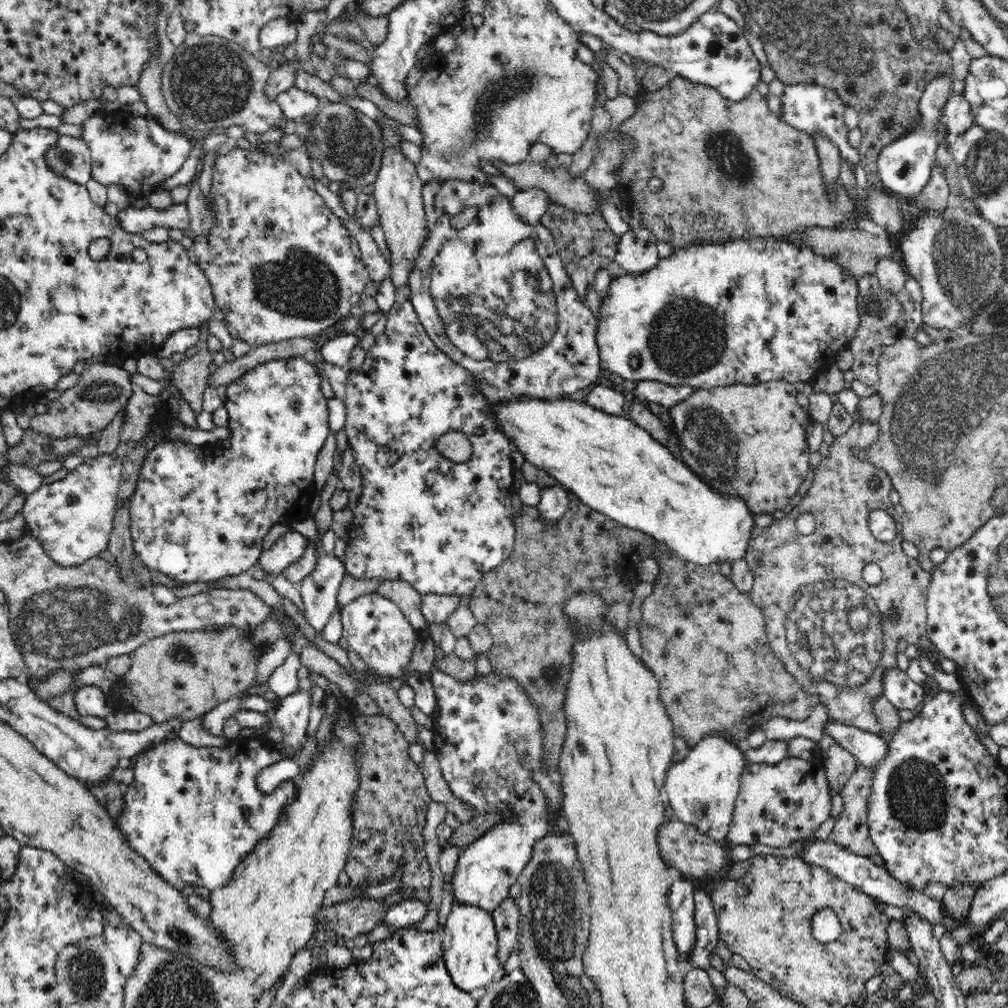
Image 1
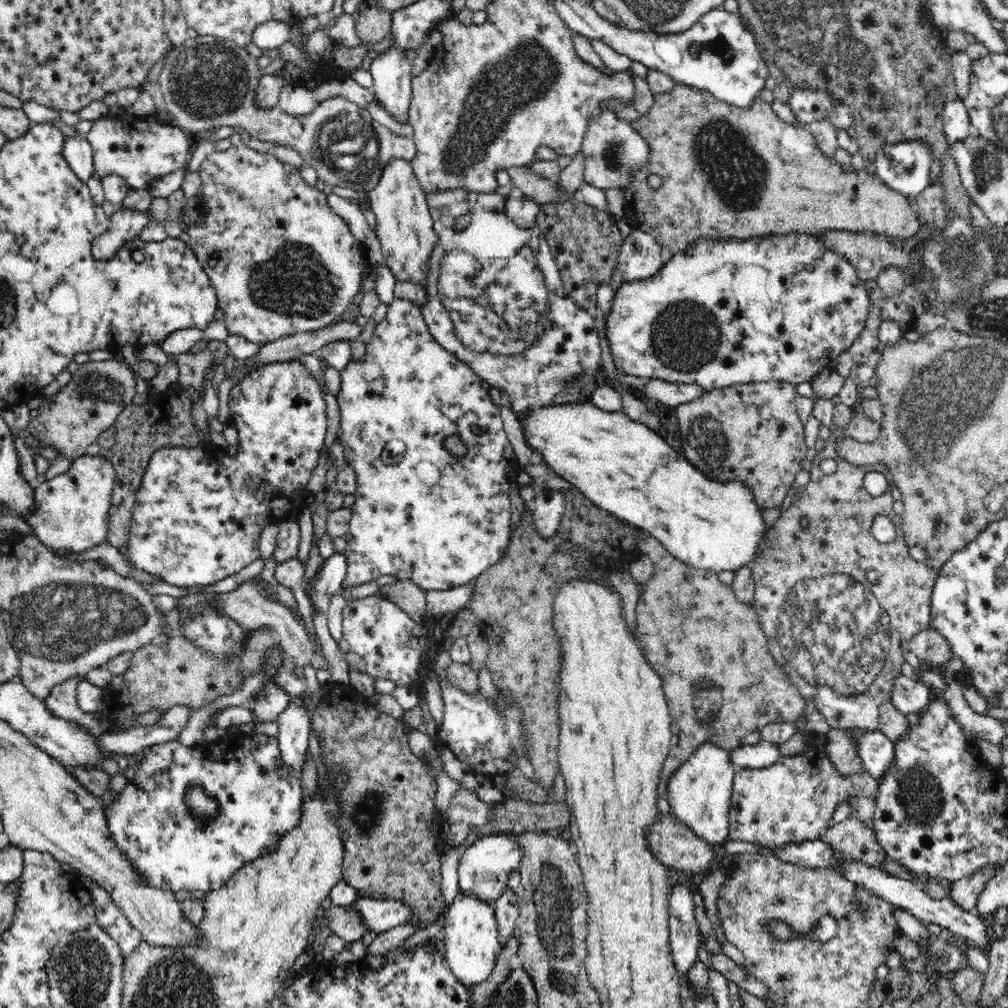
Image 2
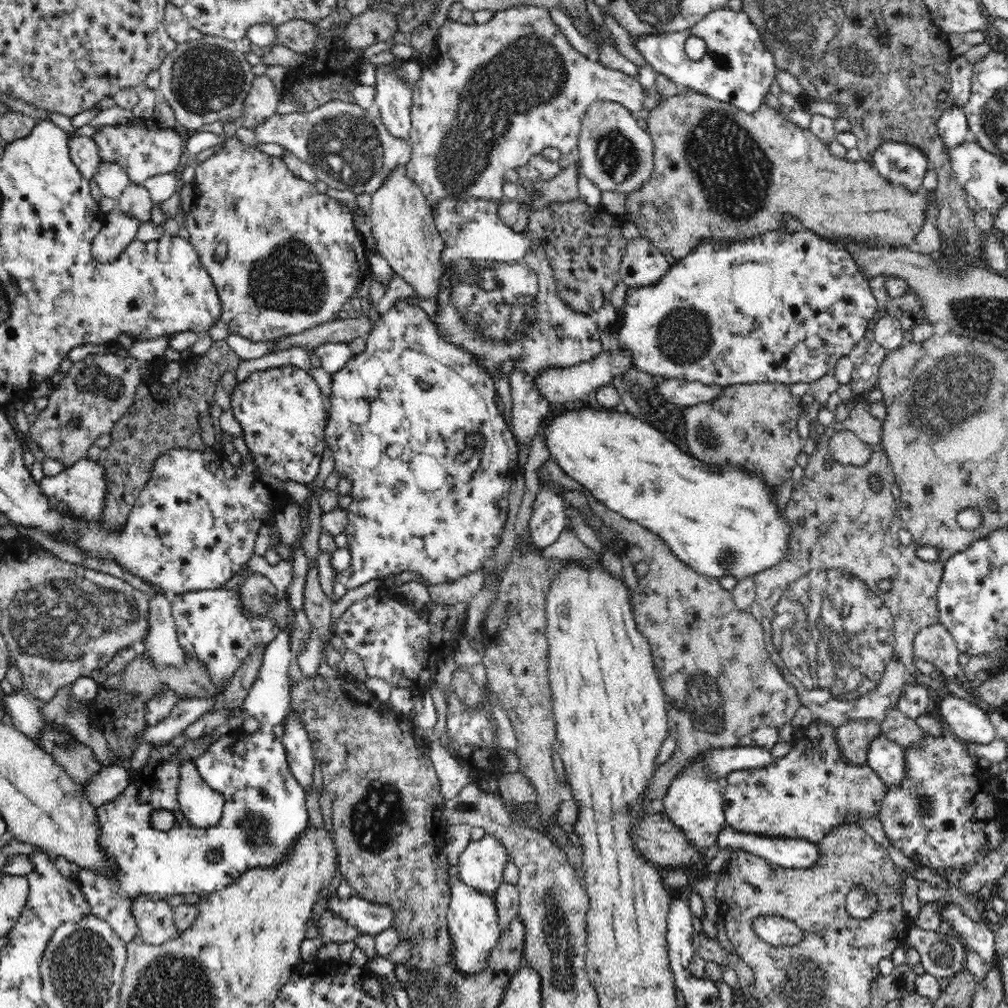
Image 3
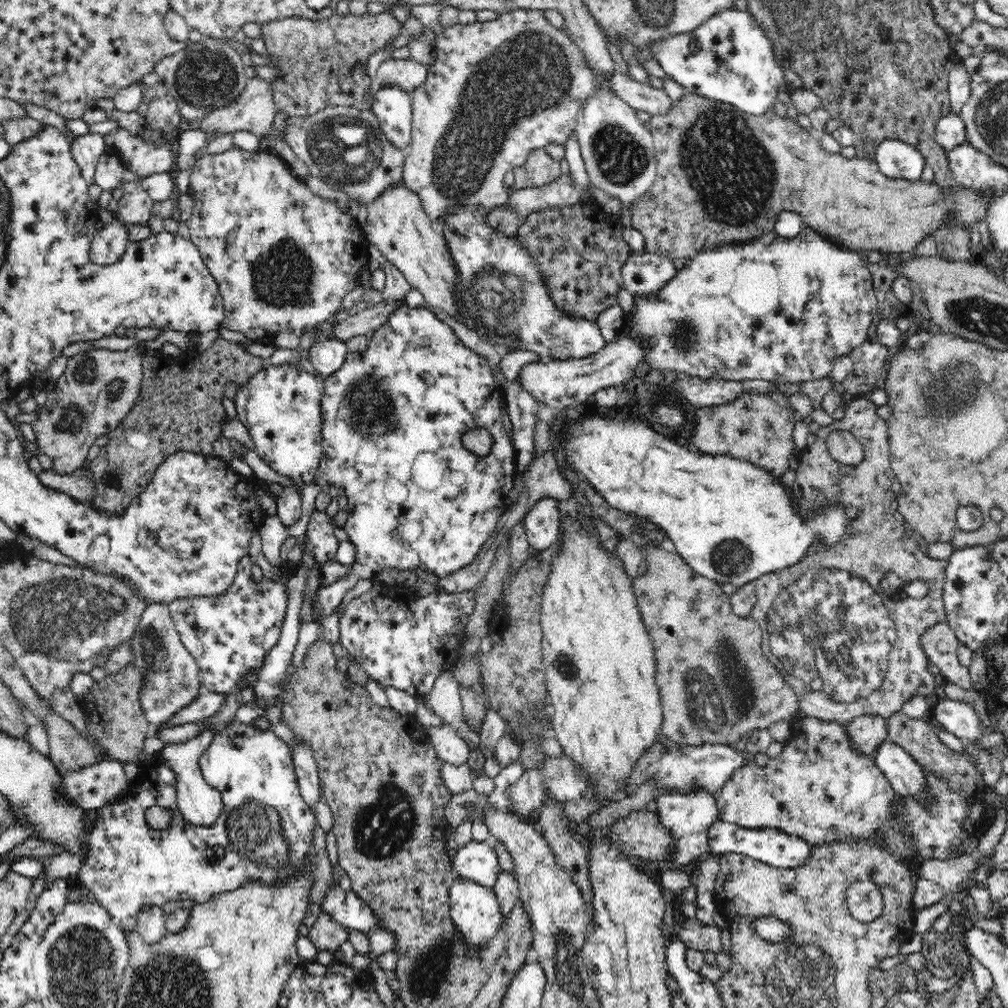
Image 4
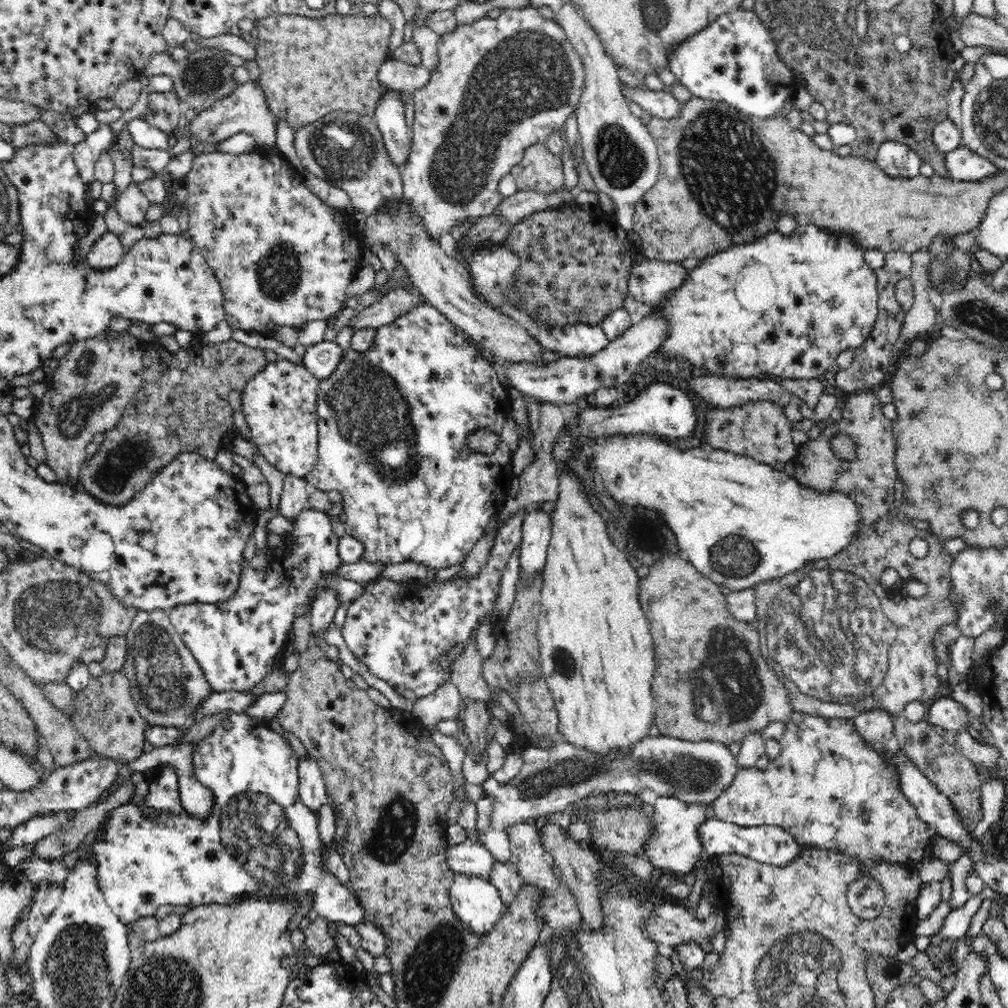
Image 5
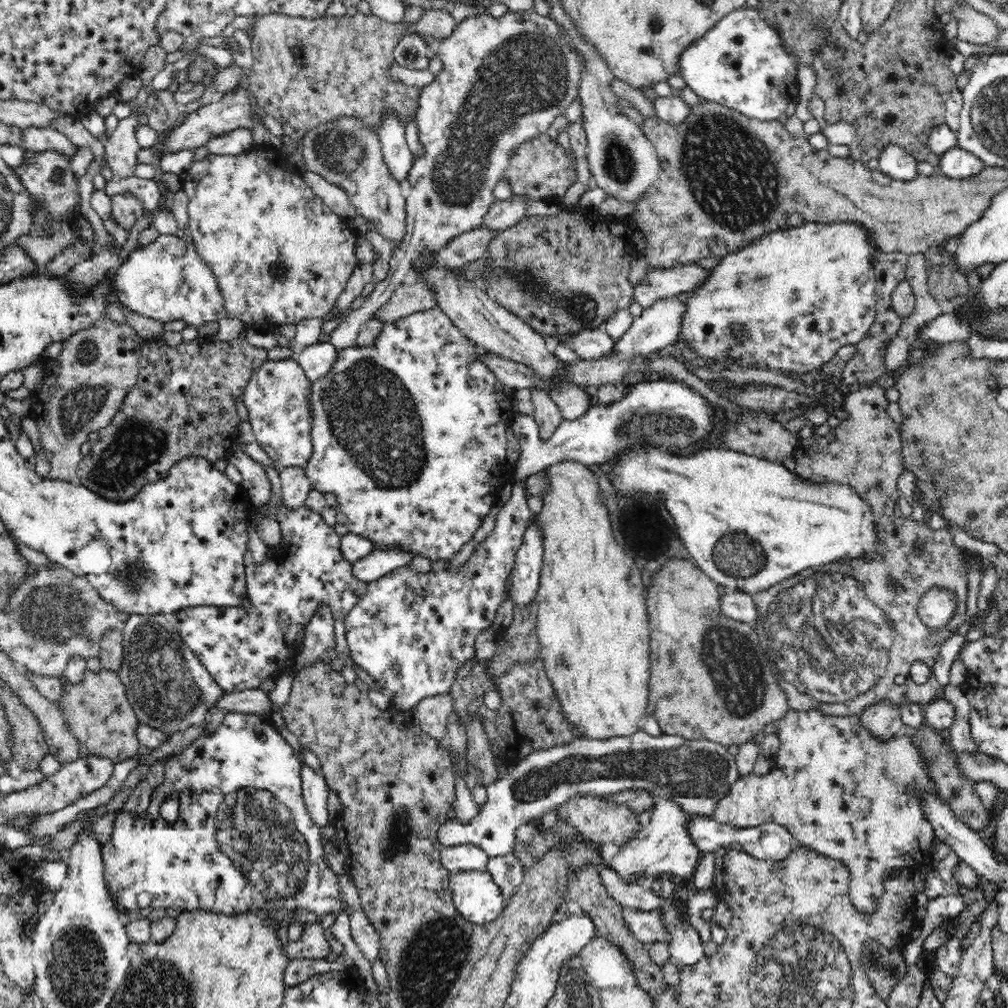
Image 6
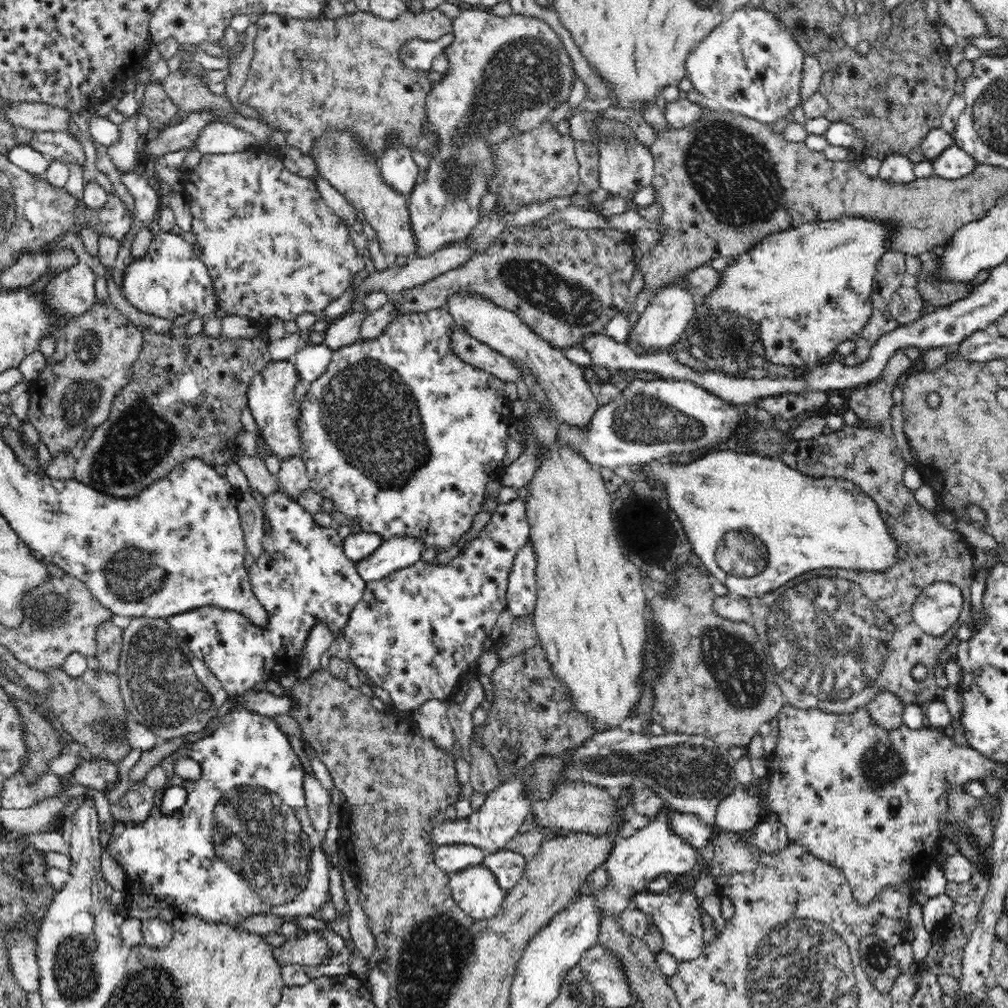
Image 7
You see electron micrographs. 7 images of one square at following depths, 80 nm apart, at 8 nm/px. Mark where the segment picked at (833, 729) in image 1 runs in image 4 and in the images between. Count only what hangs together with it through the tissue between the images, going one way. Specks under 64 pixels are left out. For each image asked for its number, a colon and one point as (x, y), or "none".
2: (877, 751)
3: (885, 757)
4: (907, 778)

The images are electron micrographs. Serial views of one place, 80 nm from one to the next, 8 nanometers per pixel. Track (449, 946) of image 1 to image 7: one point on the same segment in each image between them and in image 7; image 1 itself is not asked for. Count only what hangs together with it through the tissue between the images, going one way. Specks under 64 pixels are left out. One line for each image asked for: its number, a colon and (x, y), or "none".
2: (471, 936)
3: (473, 922)
4: (475, 910)
5: (476, 902)
6: (476, 896)
7: (475, 889)

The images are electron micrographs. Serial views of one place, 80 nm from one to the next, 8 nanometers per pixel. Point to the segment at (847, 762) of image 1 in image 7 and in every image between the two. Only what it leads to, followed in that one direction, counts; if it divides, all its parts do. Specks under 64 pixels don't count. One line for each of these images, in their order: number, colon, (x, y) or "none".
2: (840, 743)
3: (854, 738)
4: (867, 732)
5: (876, 726)
6: (883, 719)
7: (887, 709)

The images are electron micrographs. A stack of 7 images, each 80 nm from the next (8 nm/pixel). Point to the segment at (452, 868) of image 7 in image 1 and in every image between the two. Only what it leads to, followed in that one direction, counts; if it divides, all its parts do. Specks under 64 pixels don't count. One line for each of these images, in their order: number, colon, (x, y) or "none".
1: (487, 734)
2: (483, 869)
3: (481, 865)
4: (477, 861)
5: (471, 858)
6: (460, 858)

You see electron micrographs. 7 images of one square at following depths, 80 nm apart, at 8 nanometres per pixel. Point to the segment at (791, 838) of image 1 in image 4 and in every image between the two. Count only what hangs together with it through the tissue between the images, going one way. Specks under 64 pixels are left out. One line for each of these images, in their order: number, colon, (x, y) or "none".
2: (792, 801)
3: (814, 789)
4: (820, 789)

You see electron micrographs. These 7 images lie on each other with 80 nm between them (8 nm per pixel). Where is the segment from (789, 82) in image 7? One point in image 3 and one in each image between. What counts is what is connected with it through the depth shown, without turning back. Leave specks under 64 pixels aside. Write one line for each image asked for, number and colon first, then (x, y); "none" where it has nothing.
3: (737, 68)
4: (736, 64)
5: (735, 60)
6: (741, 63)

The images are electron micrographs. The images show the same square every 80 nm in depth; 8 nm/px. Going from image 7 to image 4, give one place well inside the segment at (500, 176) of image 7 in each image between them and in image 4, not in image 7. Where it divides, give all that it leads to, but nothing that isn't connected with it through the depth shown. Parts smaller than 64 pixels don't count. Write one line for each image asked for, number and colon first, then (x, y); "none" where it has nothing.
4: (540, 169)
5: (539, 170)
6: (539, 169)

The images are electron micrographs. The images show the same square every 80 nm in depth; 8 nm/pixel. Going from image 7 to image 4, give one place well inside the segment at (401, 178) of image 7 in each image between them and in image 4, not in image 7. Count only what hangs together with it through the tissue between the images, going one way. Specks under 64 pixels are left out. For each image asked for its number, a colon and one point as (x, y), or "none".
4: (391, 105)
5: (390, 116)
6: (398, 158)

